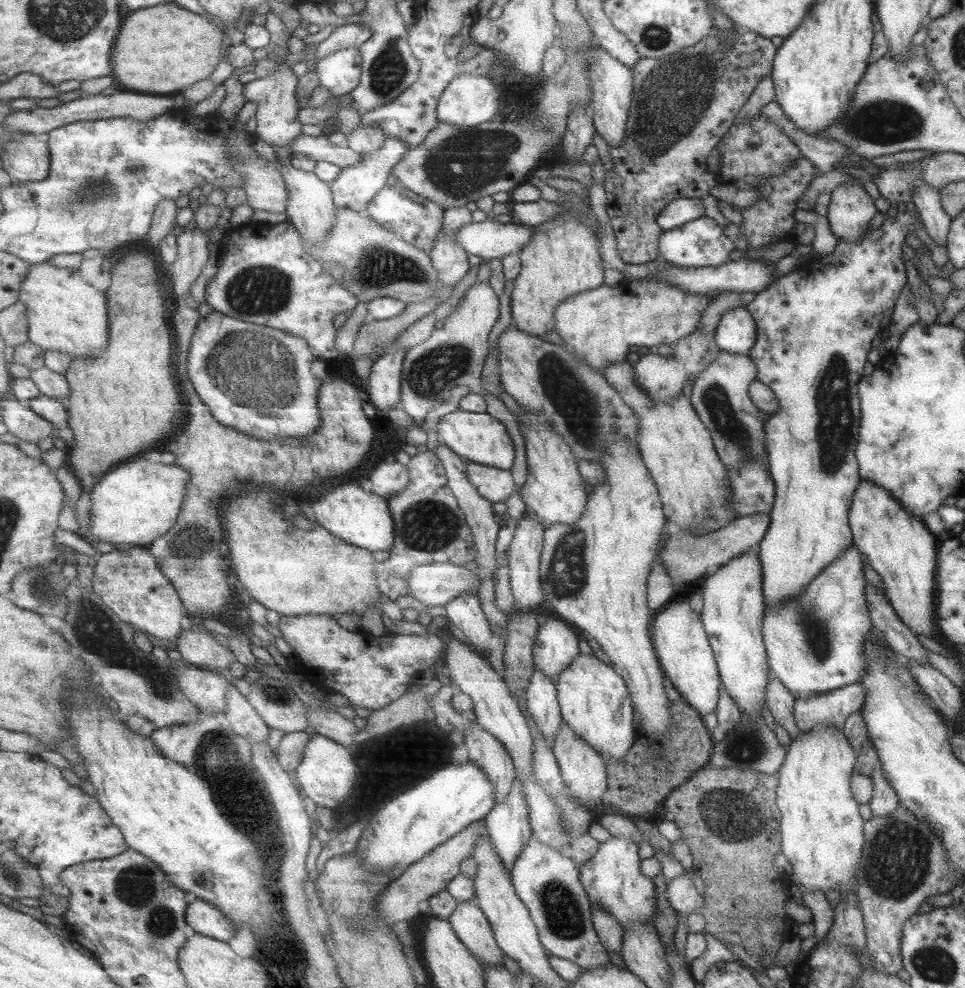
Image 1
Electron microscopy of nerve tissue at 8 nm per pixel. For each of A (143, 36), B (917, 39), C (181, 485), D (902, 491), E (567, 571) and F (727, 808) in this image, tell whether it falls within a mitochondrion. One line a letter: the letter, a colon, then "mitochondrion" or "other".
A: other
B: other
C: other
D: other
E: mitochondrion
F: mitochondrion

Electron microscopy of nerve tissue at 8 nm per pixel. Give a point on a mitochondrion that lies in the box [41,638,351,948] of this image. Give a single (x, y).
(135, 886)

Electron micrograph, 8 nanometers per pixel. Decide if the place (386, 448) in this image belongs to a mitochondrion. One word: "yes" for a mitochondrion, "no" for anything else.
no

